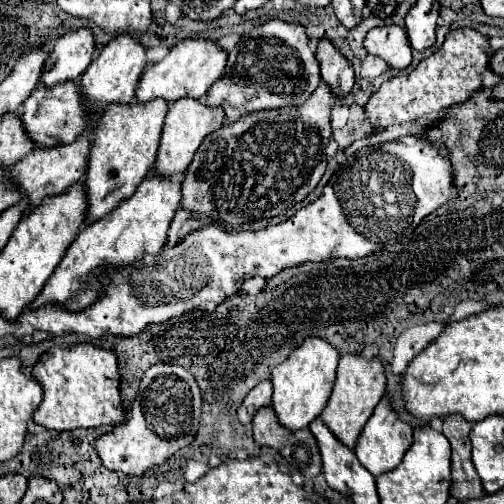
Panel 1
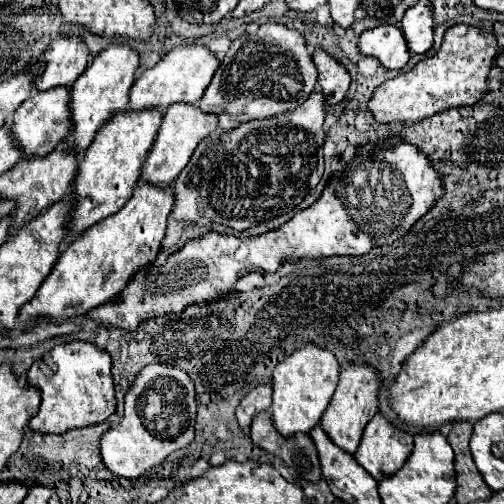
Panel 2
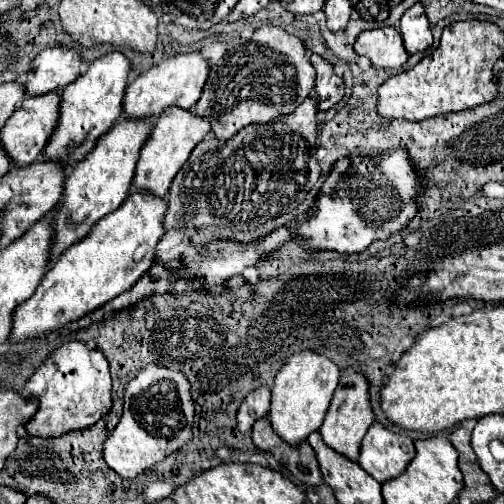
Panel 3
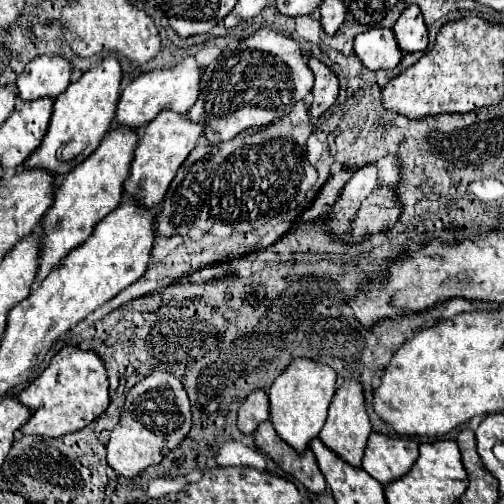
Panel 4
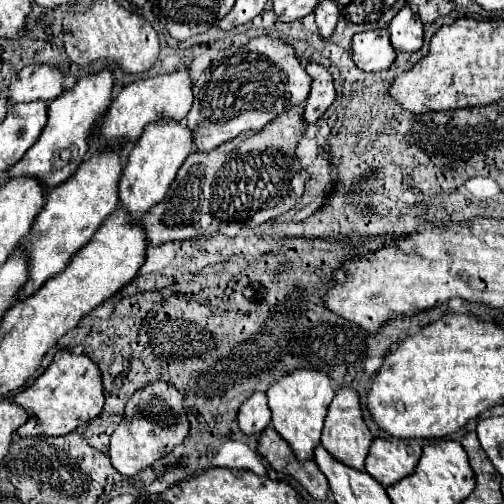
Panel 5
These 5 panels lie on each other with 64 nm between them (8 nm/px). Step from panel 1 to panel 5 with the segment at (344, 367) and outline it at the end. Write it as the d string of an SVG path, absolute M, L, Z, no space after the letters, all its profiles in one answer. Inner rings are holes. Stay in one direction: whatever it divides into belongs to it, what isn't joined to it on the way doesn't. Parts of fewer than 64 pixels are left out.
M340 388L328 408L326 424L322 430L322 446L336 456L336 460L344 462L346 466L352 466L356 470L364 470L364 460L368 456L368 444L372 444L372 434L362 418L362 406L360 396L354 388Z

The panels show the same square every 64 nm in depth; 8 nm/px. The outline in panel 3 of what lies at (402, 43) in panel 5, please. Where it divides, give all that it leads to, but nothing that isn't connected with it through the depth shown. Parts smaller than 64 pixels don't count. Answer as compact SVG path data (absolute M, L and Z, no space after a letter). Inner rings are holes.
M422 4L410 6L400 20L400 34L408 54L424 52L432 46L432 32Z

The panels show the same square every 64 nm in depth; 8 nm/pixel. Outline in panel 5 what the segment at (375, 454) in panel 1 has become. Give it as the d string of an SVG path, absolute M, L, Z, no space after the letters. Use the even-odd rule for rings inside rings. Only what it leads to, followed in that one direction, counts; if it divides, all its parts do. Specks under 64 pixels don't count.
M374 438L366 456L366 472L384 488L406 478L418 464L422 448L418 442Z

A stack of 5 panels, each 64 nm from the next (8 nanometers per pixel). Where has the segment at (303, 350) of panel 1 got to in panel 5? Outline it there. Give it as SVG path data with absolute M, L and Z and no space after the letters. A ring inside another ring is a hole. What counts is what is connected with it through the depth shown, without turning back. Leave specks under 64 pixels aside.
M296 368L288 376L280 378L272 388L268 388L268 406L272 410L274 430L290 444L300 462L314 456L314 446L320 444L320 434L328 406L334 398L332 380L326 372L316 372L310 368Z

